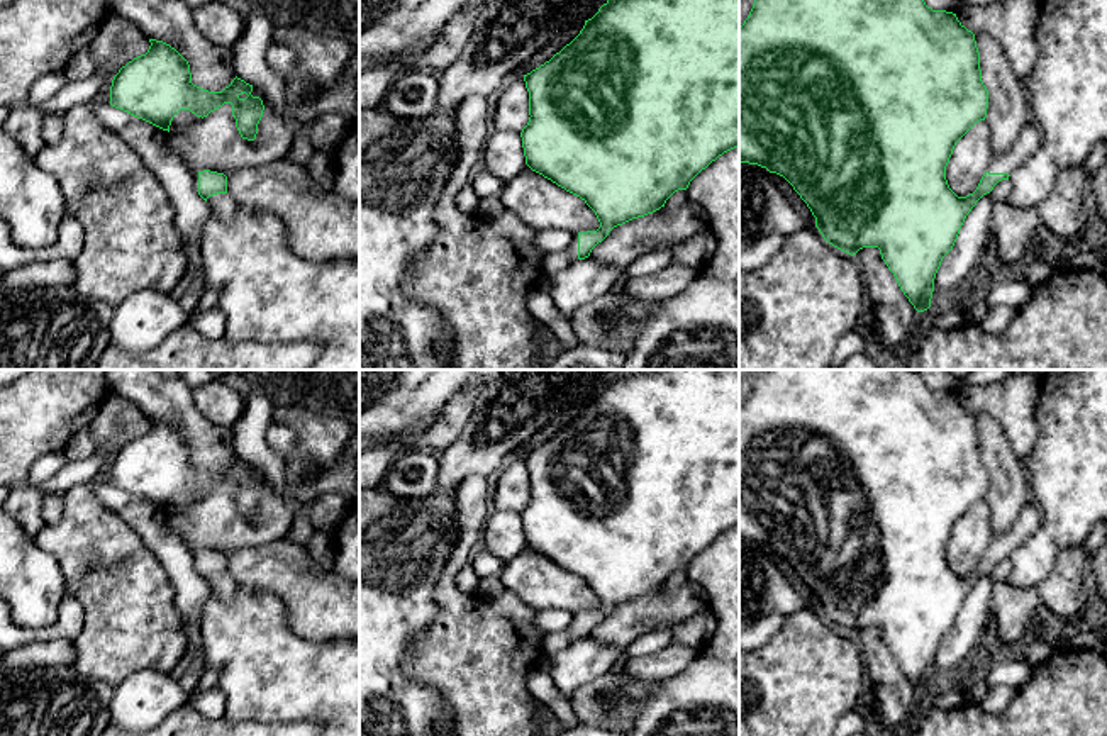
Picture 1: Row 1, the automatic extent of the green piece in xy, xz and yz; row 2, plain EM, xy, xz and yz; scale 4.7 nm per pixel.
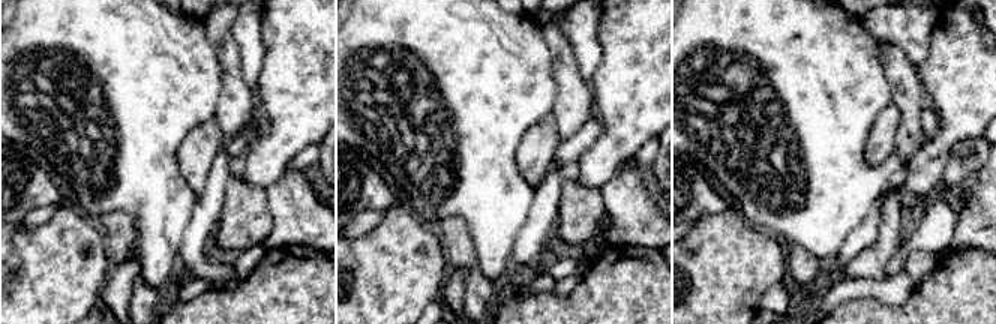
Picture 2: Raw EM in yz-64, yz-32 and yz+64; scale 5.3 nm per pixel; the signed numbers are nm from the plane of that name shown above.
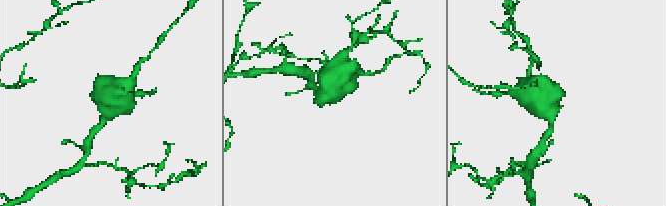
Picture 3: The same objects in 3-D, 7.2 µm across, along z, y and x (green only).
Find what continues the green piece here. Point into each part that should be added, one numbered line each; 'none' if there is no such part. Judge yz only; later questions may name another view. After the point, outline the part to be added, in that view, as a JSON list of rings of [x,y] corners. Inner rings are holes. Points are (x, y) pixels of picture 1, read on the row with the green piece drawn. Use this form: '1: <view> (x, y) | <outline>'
1: yz (1029, 138) | [[[1029,120],[1021,131],[1015,144],[1002,156],[997,156],[987,168],[988,173],[1012,175],[1021,164],[1024,164],[1039,148],[1043,141],[1041,131]]]

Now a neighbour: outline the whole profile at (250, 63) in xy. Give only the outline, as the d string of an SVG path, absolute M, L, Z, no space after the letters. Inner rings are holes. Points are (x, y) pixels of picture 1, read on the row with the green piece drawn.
M263 14L244 19L241 39L231 47L236 76L261 90L275 112L292 127L295 120L285 107L285 81L266 63L273 25Z

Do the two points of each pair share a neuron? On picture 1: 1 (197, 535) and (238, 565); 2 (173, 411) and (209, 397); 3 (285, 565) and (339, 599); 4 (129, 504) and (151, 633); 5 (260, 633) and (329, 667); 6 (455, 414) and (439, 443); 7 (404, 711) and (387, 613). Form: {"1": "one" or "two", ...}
{"1": "two", "2": "two", "3": "one", "4": "two", "5": "one", "6": "one", "7": "one"}

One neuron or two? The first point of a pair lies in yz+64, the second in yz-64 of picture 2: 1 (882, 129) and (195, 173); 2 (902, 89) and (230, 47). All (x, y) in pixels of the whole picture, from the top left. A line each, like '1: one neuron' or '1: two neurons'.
1: one neuron
2: one neuron

